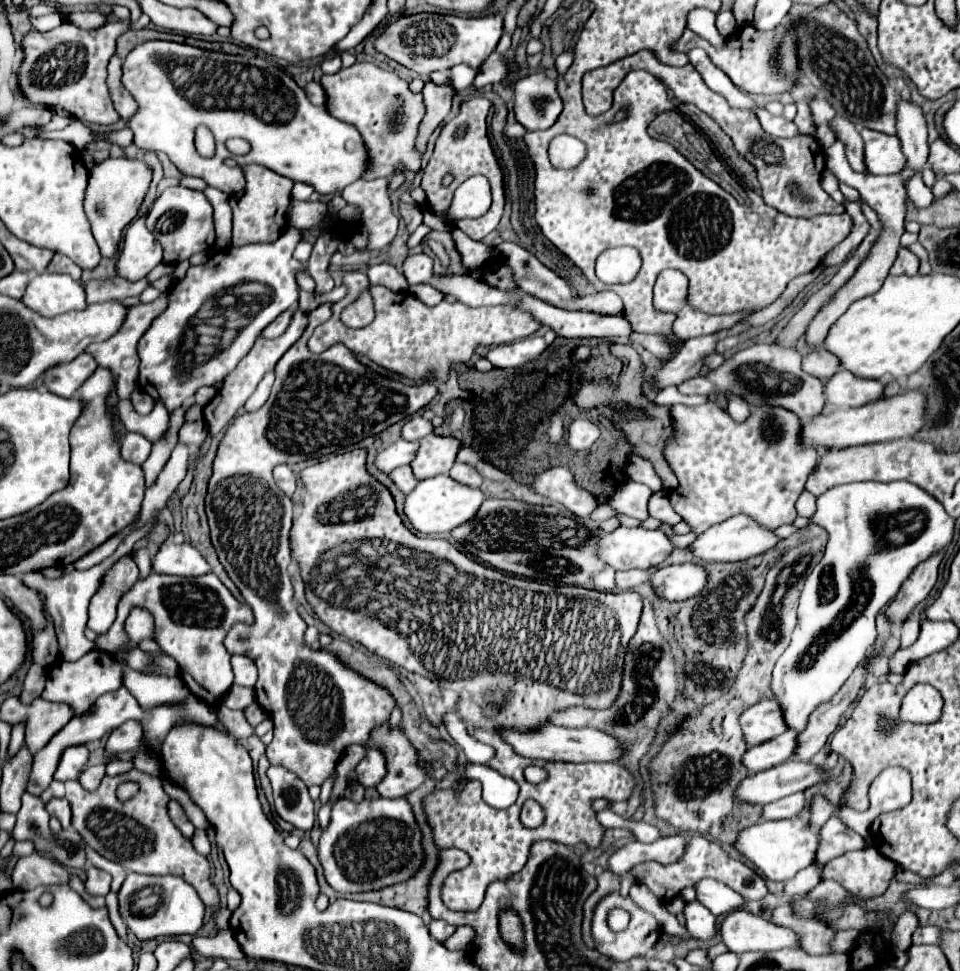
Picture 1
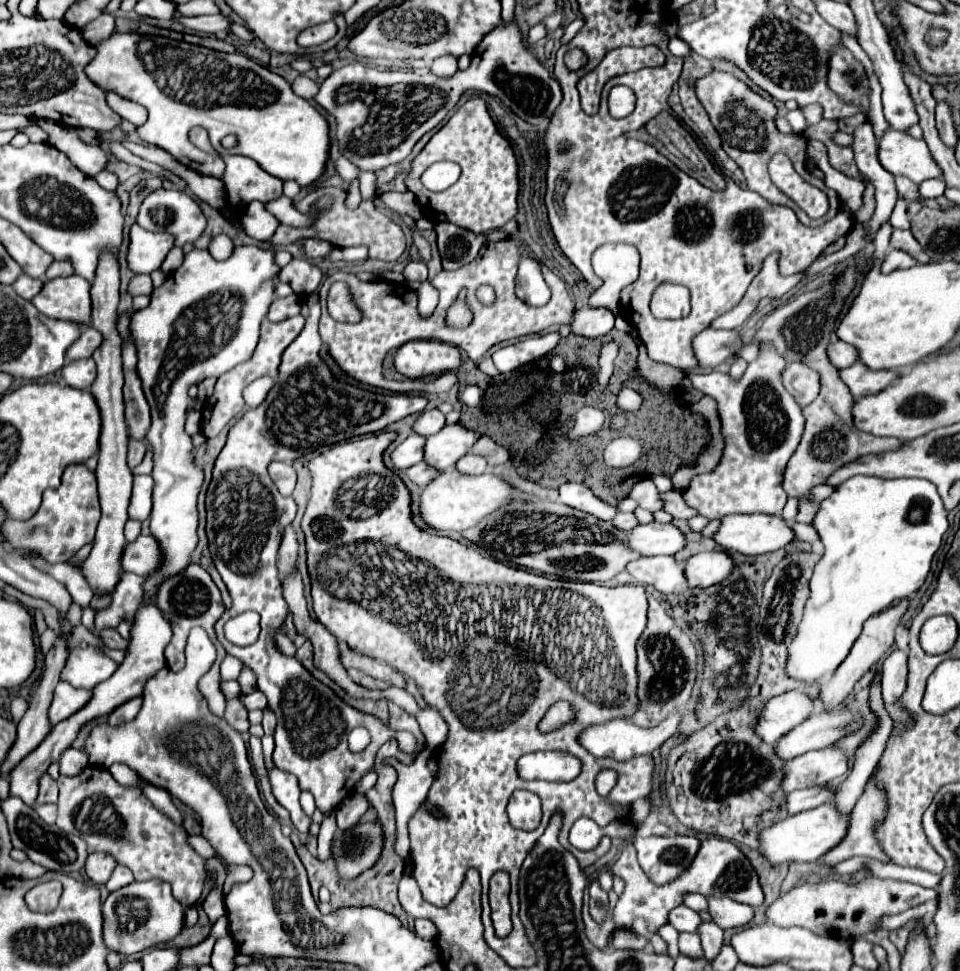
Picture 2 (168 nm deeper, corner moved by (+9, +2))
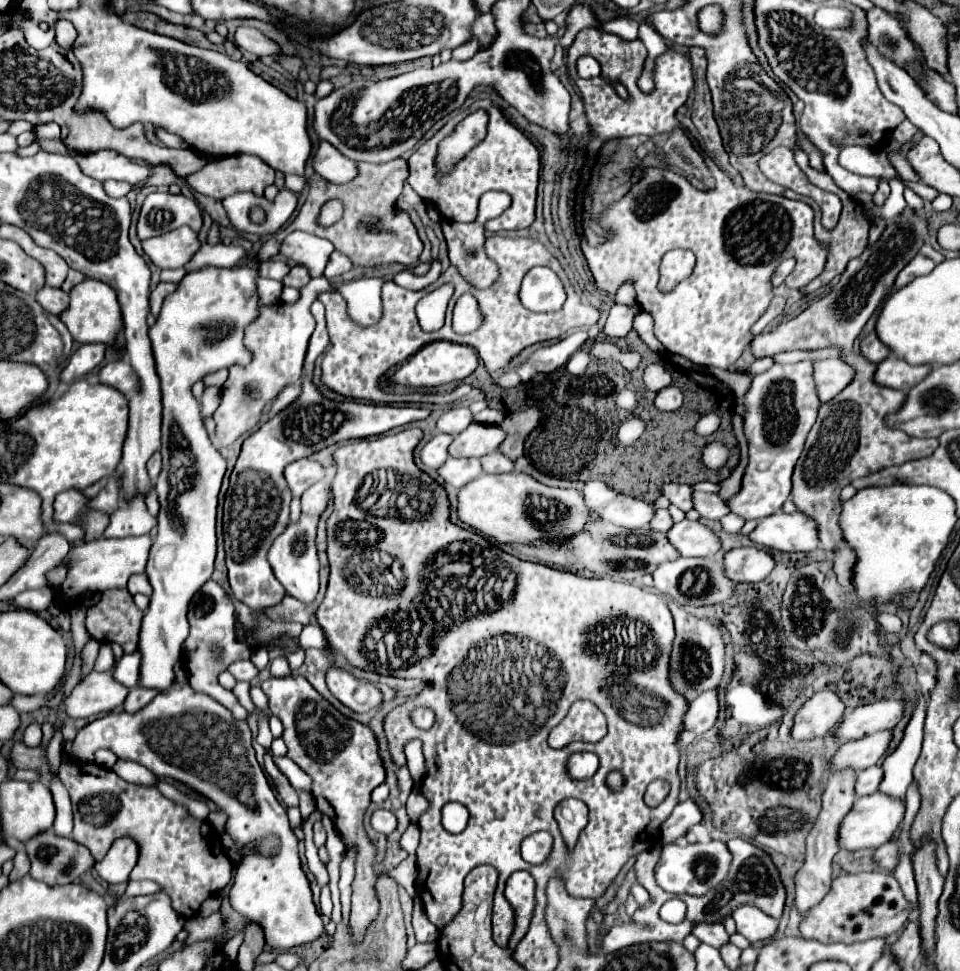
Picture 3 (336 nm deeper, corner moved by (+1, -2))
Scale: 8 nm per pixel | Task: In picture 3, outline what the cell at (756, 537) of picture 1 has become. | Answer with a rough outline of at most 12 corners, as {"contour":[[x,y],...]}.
{"contour":[[775,512],[749,538],[783,552],[819,548],[817,524],[803,512]]}

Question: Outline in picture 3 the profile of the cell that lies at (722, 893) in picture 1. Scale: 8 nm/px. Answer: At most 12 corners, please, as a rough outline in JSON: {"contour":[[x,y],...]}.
{"contour":[[755,906],[733,912],[749,942],[769,940],[779,922]]}

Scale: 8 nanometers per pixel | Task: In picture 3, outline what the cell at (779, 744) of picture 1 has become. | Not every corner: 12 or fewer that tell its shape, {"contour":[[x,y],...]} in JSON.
{"contour":[[897,698],[845,714],[835,736],[857,740],[893,728],[905,714]]}

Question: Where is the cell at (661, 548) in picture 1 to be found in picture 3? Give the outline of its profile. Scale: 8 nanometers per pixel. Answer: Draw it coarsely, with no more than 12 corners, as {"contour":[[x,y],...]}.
{"contour":[[693,520],[677,522],[667,538],[681,556],[715,556],[721,538]]}

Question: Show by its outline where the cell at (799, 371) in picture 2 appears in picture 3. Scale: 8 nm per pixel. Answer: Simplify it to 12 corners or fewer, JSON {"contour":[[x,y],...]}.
{"contour":[[839,358],[817,360],[821,402],[835,398],[853,380],[853,366]]}

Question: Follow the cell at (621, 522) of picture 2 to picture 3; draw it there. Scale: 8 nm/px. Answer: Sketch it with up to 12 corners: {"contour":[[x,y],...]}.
{"contour":[[667,508],[657,510],[651,528],[667,532],[673,526]]}

